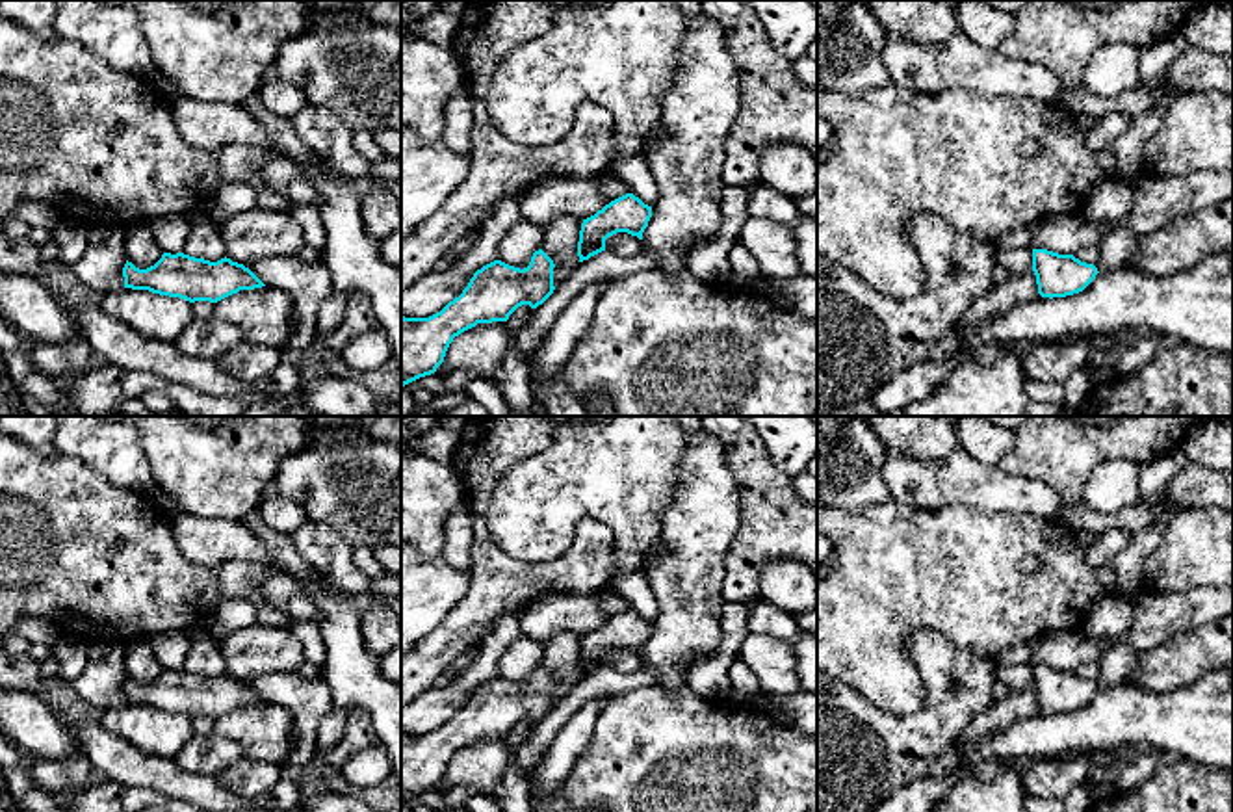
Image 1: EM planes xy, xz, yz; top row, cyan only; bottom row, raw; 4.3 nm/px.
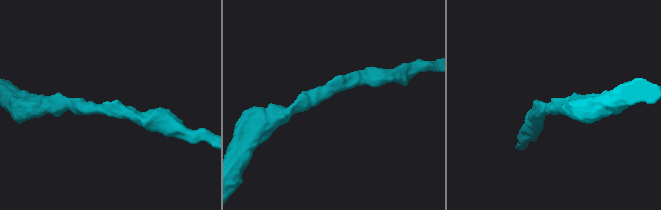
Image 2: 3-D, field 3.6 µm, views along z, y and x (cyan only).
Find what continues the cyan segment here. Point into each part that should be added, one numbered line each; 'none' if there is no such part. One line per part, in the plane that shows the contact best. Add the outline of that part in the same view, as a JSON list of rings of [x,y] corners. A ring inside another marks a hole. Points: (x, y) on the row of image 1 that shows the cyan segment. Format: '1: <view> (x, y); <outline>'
none

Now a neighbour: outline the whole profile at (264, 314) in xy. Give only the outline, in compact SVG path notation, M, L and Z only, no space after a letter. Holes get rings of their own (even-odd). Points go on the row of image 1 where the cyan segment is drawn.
M275 286L240 290L214 303L214 316L236 325L243 340L284 347L292 334L293 299Z

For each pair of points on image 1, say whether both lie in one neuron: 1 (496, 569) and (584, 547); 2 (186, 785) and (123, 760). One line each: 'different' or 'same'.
1: same
2: same

